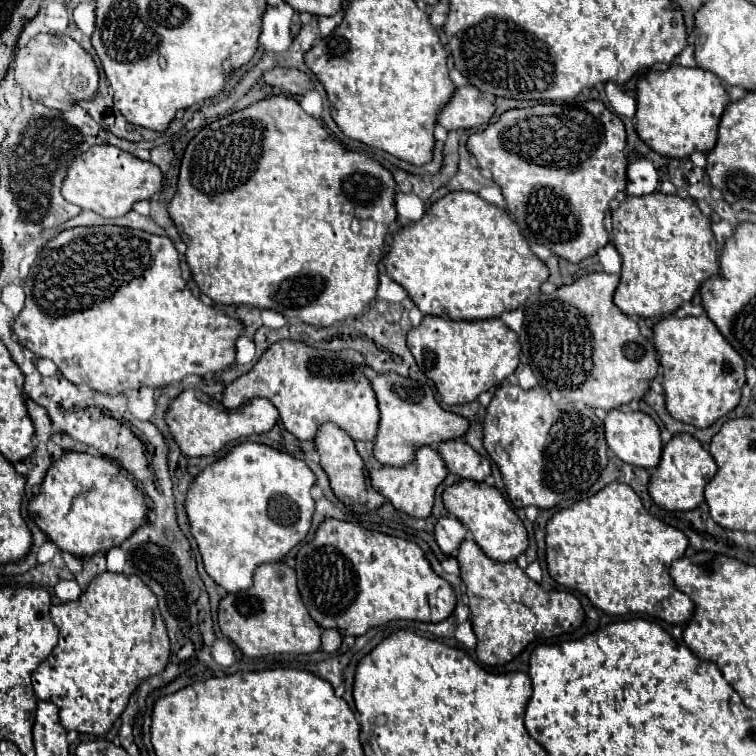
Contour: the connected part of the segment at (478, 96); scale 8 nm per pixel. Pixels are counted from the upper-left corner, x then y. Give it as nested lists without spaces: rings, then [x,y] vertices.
[[[475,86],[457,88],[455,96],[441,108],[437,122],[447,130],[469,130],[487,124],[495,114],[495,104]]]

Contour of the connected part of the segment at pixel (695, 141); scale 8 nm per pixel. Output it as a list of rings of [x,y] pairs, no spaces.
[[[677,64],[669,66],[667,70],[649,70],[637,82],[637,134],[647,146],[669,158],[689,158],[693,152],[707,154],[715,148],[719,118],[729,102],[727,88],[713,72],[701,68],[683,68]]]

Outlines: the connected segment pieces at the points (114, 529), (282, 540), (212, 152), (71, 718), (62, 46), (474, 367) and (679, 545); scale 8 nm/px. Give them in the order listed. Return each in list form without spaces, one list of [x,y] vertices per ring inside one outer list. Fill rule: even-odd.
[[[65,452],[63,458],[47,470],[39,494],[29,504],[31,518],[49,536],[49,540],[77,558],[107,554],[109,548],[121,546],[137,528],[147,522],[147,510],[149,508],[145,494],[135,486],[131,478],[121,474],[117,464],[109,462],[103,456],[91,456],[87,452]]]
[[[257,442],[237,444],[225,458],[207,466],[189,486],[185,500],[191,534],[199,544],[207,574],[227,592],[239,592],[253,584],[253,572],[257,566],[283,560],[311,528],[315,514],[311,488],[315,486],[315,480],[315,474],[303,460]]]
[[[273,96],[265,98],[257,104],[251,104],[245,110],[233,112],[225,118],[219,118],[201,132],[195,134],[195,138],[189,142],[183,154],[181,162],[181,174],[179,174],[179,186],[177,194],[173,196],[169,204],[169,214],[181,234],[181,240],[187,244],[185,260],[193,272],[193,280],[205,292],[213,302],[217,304],[247,304],[255,308],[267,308],[275,310],[287,318],[299,318],[305,324],[311,326],[333,326],[335,322],[343,322],[345,318],[357,318],[363,314],[365,306],[369,306],[377,298],[377,280],[379,280],[379,262],[383,260],[383,246],[387,228],[391,222],[397,220],[395,210],[395,180],[393,174],[383,168],[375,158],[369,158],[359,152],[345,150],[323,126],[321,120],[309,116],[295,98],[291,96]],[[355,218],[361,218],[363,226],[361,232],[353,232],[351,224]]]
[[[103,572],[87,586],[79,602],[51,606],[51,620],[59,628],[59,644],[53,648],[51,656],[37,666],[37,670],[31,676],[35,696],[39,700],[53,702],[59,708],[61,724],[65,730],[105,736],[113,722],[127,708],[127,702],[135,688],[149,676],[161,674],[167,666],[169,636],[165,622],[159,614],[157,598],[137,576]]]
[[[37,34],[23,48],[19,48],[13,62],[13,74],[27,98],[59,112],[65,112],[69,104],[95,98],[99,88],[99,70],[91,54],[71,36],[59,34]]]
[[[425,316],[423,322],[407,334],[407,346],[413,352],[421,372],[433,380],[441,400],[449,406],[477,400],[485,390],[497,388],[519,364],[517,334],[501,318],[453,322],[439,316]]]
[[[613,482],[595,496],[581,500],[567,510],[557,512],[547,522],[545,540],[547,540],[547,568],[553,580],[565,588],[583,592],[593,602],[593,606],[601,608],[603,612],[617,616],[627,612],[641,612],[679,626],[691,620],[695,604],[685,592],[675,588],[669,576],[671,564],[679,556],[685,556],[685,550],[689,548],[689,538],[681,530],[651,516],[643,508],[639,496],[633,492],[631,486]]]

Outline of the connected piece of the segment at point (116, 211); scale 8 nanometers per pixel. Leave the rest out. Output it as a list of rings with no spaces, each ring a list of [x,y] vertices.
[[[91,146],[85,154],[77,156],[67,170],[63,182],[63,196],[67,202],[77,204],[83,210],[93,210],[103,218],[125,216],[135,202],[149,200],[163,188],[161,170],[129,152],[119,150],[117,146]]]

